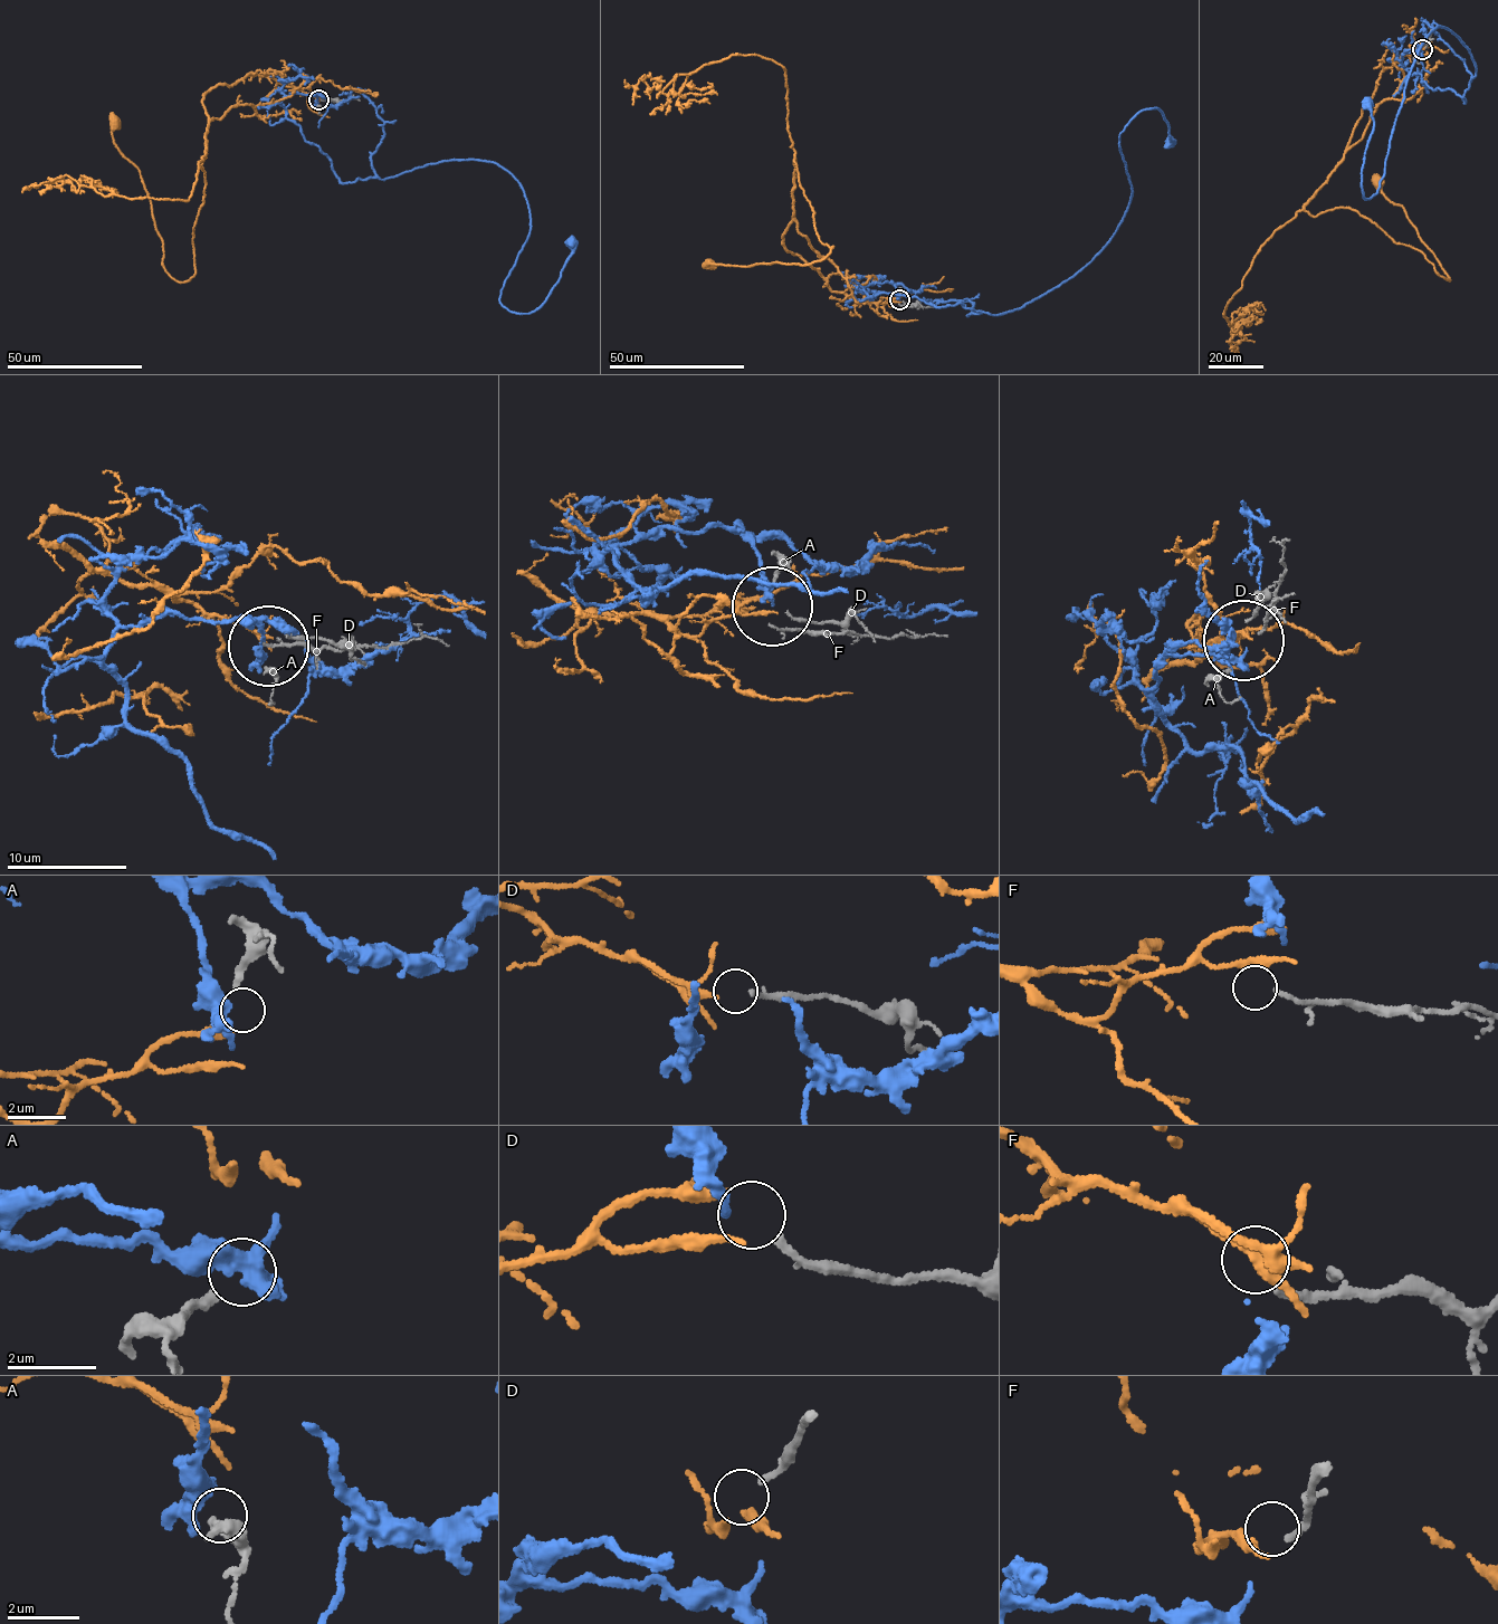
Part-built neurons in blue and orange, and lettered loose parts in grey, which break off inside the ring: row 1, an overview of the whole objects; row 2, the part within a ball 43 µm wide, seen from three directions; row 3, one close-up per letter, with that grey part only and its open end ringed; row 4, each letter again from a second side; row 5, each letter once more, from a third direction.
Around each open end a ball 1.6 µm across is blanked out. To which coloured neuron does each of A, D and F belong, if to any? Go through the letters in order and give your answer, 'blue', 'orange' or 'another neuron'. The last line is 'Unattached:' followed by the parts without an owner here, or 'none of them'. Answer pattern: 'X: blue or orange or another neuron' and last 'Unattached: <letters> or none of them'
A: blue
D: orange
F: another neuron
Unattached: F

